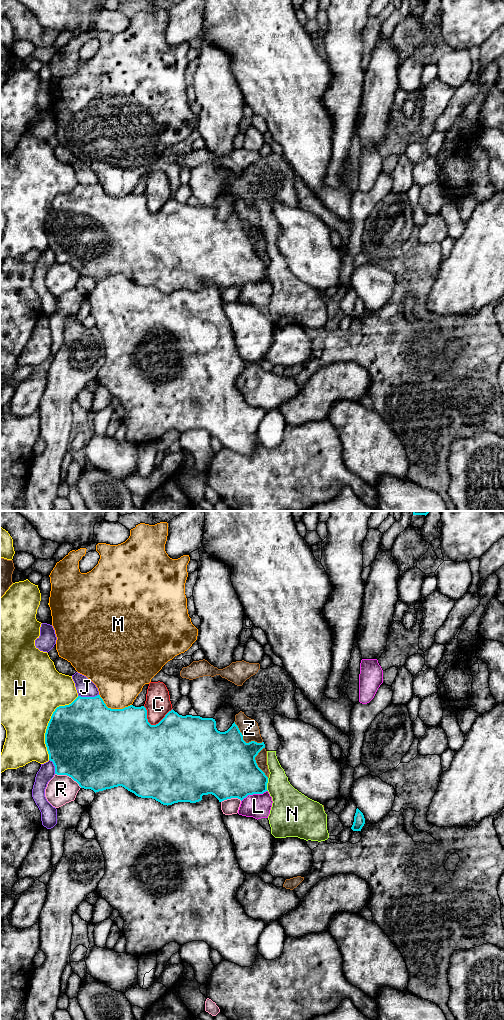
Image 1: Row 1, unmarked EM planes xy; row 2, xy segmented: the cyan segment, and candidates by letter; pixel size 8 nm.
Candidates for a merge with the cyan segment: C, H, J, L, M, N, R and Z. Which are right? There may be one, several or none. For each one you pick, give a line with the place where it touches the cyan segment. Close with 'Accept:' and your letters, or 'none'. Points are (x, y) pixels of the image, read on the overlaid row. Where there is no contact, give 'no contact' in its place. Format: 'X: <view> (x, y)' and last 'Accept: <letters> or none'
Accept: none

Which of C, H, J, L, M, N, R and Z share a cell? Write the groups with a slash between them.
C / H / J / L / M / N / R / Z

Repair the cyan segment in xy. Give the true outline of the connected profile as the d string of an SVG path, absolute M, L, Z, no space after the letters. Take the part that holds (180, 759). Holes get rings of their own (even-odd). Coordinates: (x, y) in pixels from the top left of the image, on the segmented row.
M100 695L78 696L71 704L55 709L46 729L45 744L49 760L55 766L55 774L67 775L81 788L95 793L122 786L138 797L152 798L168 806L178 802L196 803L208 794L214 795L219 802L231 798L242 801L248 795L268 791L268 777L255 760L265 744L255 741L246 743L235 722L227 731L220 732L213 718L182 716L172 709L158 724L151 725L144 706L111 709Z

